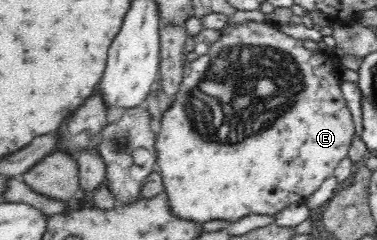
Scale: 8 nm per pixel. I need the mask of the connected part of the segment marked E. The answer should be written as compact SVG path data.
M228 20L220 30L218 40L210 44L207 54L199 56L194 62L183 65L183 75L172 102L162 113L160 132L156 134L153 148L155 148L155 163L160 166L160 178L164 194L168 198L168 210L172 216L180 220L190 220L201 224L209 220L223 220L233 223L244 216L257 214L258 216L272 216L292 203L304 202L329 177L334 175L334 169L348 154L354 134L352 115L342 95L343 85L340 78L341 65L339 58L324 51L310 52L303 46L302 40L286 36L277 26L268 22L254 22L247 20L236 24Z

